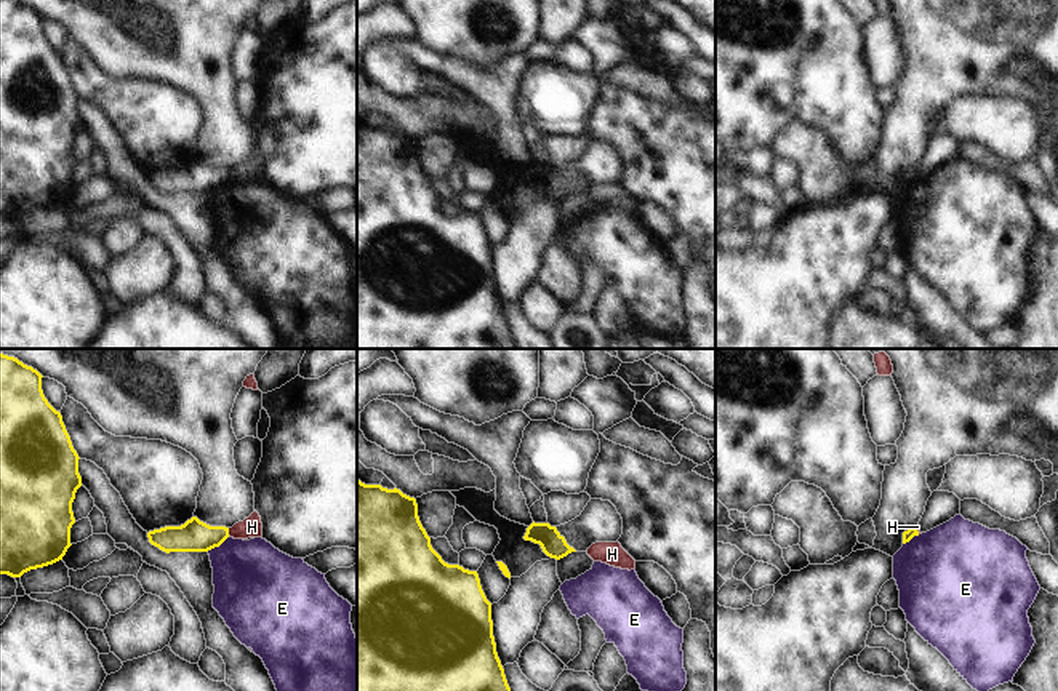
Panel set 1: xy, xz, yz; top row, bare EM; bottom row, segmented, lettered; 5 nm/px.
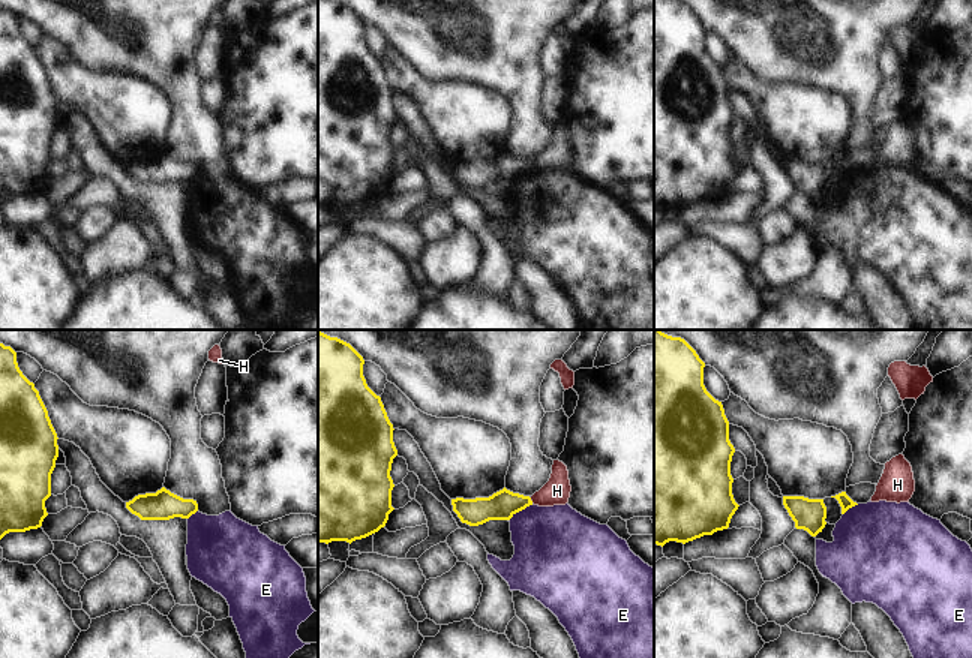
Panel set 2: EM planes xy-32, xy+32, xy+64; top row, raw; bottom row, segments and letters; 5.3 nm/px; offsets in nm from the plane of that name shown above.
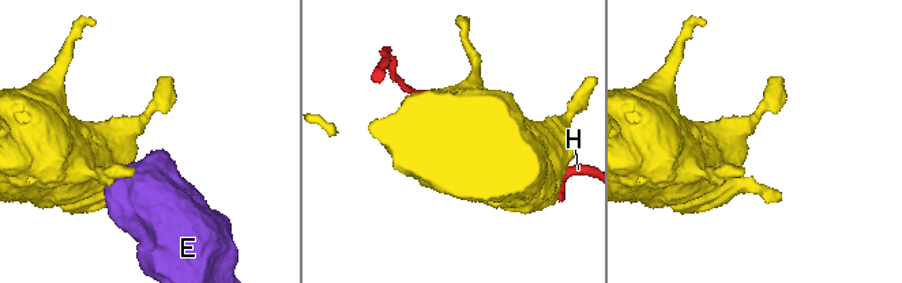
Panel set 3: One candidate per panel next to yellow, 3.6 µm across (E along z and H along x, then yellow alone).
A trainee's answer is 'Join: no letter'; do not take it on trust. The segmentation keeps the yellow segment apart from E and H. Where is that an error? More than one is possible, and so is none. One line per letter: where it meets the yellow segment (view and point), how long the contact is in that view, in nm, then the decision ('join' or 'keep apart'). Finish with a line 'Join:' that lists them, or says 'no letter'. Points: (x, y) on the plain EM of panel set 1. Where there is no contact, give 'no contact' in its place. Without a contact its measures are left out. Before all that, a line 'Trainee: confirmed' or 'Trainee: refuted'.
Trainee: confirmed
E: contact xy (218, 187); length 140 nm; keep apart
H: contact xy (228, 173); length 40 nm; keep apart
Join: no letter

